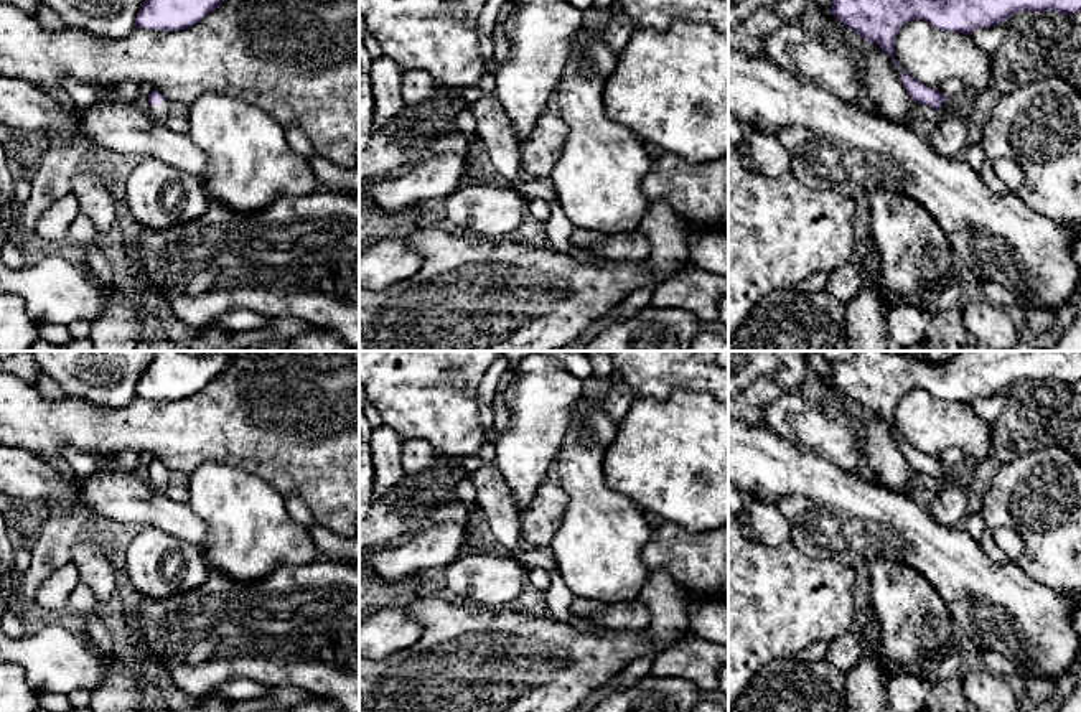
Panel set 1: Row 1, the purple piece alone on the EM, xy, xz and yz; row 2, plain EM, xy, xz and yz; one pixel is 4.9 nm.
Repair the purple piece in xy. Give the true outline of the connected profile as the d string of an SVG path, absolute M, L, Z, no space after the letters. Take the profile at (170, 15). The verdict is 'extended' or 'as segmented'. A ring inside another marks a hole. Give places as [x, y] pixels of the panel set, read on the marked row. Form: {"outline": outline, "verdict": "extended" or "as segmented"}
{"outline": "M145 0L137 13L135 26L143 30L186 30L224 0Z", "verdict": "as segmented"}

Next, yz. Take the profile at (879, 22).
{"outline": "M832 0L831 7L837 20L878 44L896 68L895 41L908 21L924 20L943 31L971 35L1025 10L1074 15L1081 12L1081 0Z", "verdict": "as segmented"}

